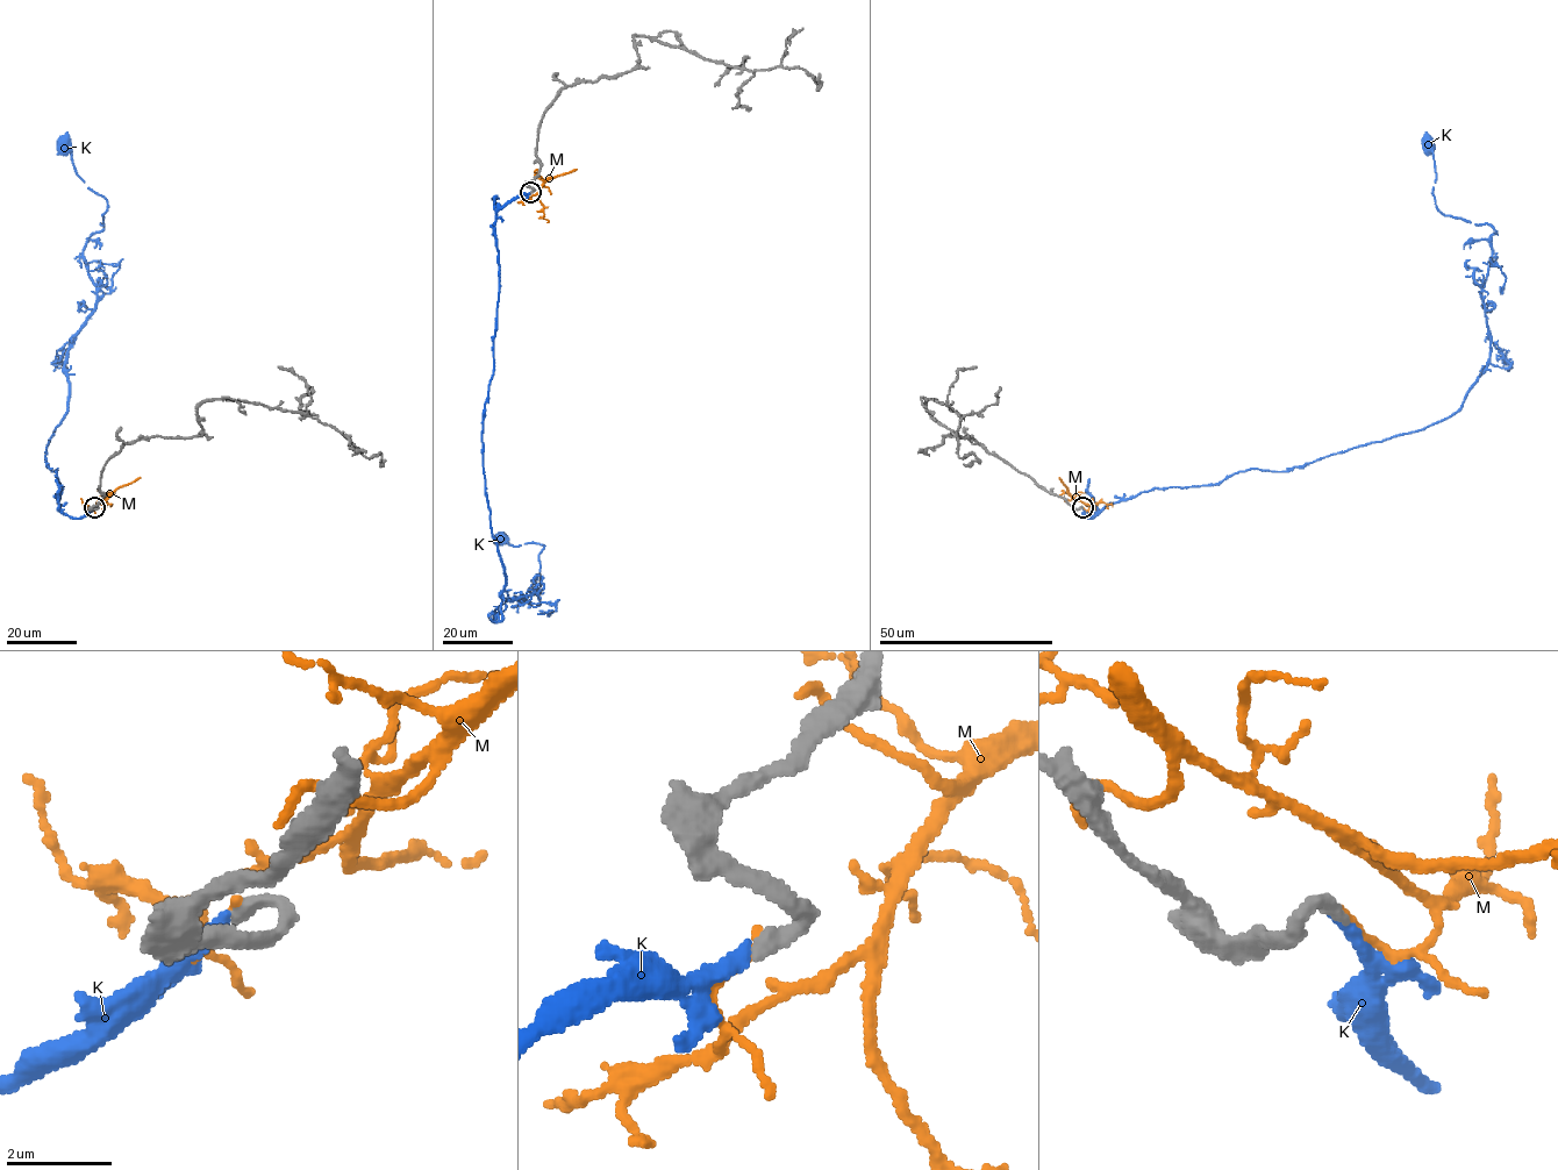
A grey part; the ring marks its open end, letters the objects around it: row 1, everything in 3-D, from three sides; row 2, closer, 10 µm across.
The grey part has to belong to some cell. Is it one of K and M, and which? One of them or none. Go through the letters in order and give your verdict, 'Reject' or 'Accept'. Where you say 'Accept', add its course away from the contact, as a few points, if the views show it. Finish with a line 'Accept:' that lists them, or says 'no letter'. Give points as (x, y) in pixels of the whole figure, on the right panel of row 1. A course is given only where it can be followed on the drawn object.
K: Accept. Its course: (1083, 507), (1288, 471), (1460, 407), (1488, 357), (1495, 232), (1439, 211), (1429, 147)
M: Reject
Accept: K

